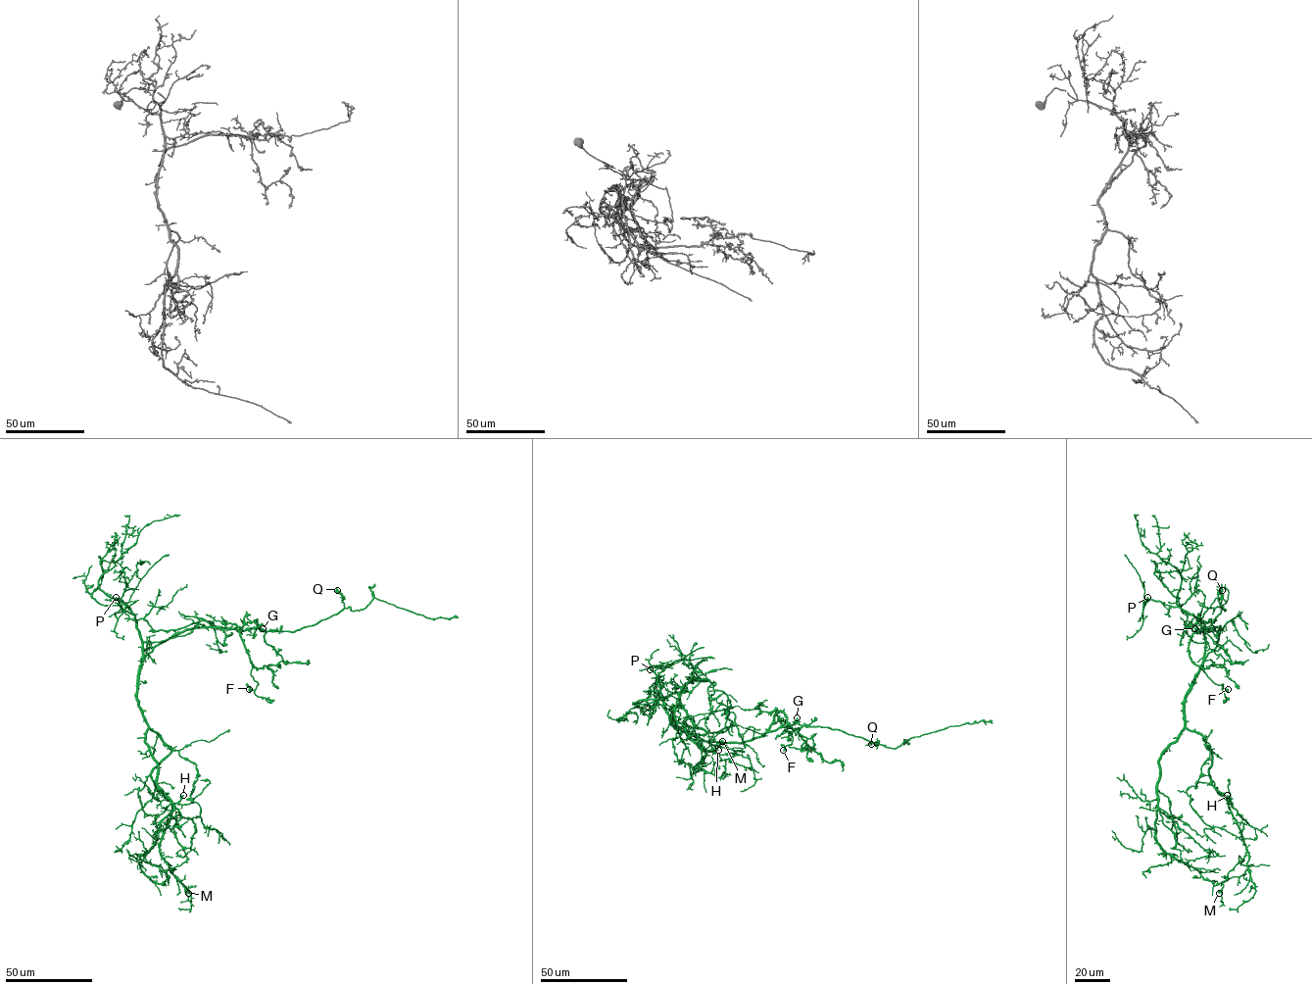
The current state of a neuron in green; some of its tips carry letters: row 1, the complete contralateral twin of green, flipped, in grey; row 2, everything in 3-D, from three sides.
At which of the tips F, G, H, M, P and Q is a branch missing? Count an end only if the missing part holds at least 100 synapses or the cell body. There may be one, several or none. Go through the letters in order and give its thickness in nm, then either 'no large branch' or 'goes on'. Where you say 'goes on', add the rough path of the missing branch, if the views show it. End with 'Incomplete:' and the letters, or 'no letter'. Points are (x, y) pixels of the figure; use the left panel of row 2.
F: 440 nm thick; no large branch
G: 130 nm thick; no large branch
H: 320 nm thick; no large branch
M: 440 nm thick; no large branch
P: 280 nm thick; goes on; missing branch runs (116, 597), (97, 590), (81, 603), (72, 606)
Q: 130 nm thick; no large branch
Incomplete: P

